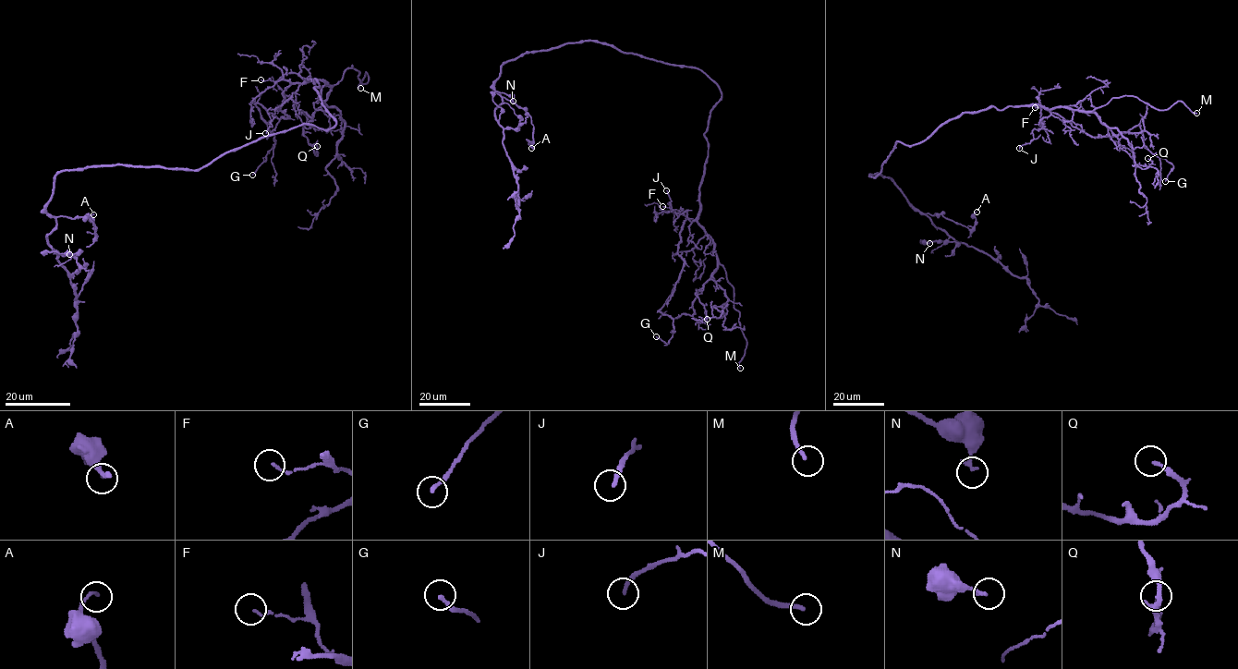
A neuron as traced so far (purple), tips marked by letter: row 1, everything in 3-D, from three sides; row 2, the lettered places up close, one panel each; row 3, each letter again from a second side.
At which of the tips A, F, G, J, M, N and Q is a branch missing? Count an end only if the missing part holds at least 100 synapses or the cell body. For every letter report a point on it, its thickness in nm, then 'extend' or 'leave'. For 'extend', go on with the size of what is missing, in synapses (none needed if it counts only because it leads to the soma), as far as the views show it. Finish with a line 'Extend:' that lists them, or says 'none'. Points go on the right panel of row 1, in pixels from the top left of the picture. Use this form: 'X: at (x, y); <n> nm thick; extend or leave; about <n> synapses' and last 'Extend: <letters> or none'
A: at (977, 212); 130 nm thick; leave
F: at (1035, 107); 100 nm thick; leave
G: at (1165, 181); 180 nm thick; leave
J: at (1019, 148); 170 nm thick; leave
M: at (1196, 113); 180 nm thick; extend
N: at (929, 243); 160 nm thick; leave
Q: at (1147, 158); 160 nm thick; leave
Extend: M

